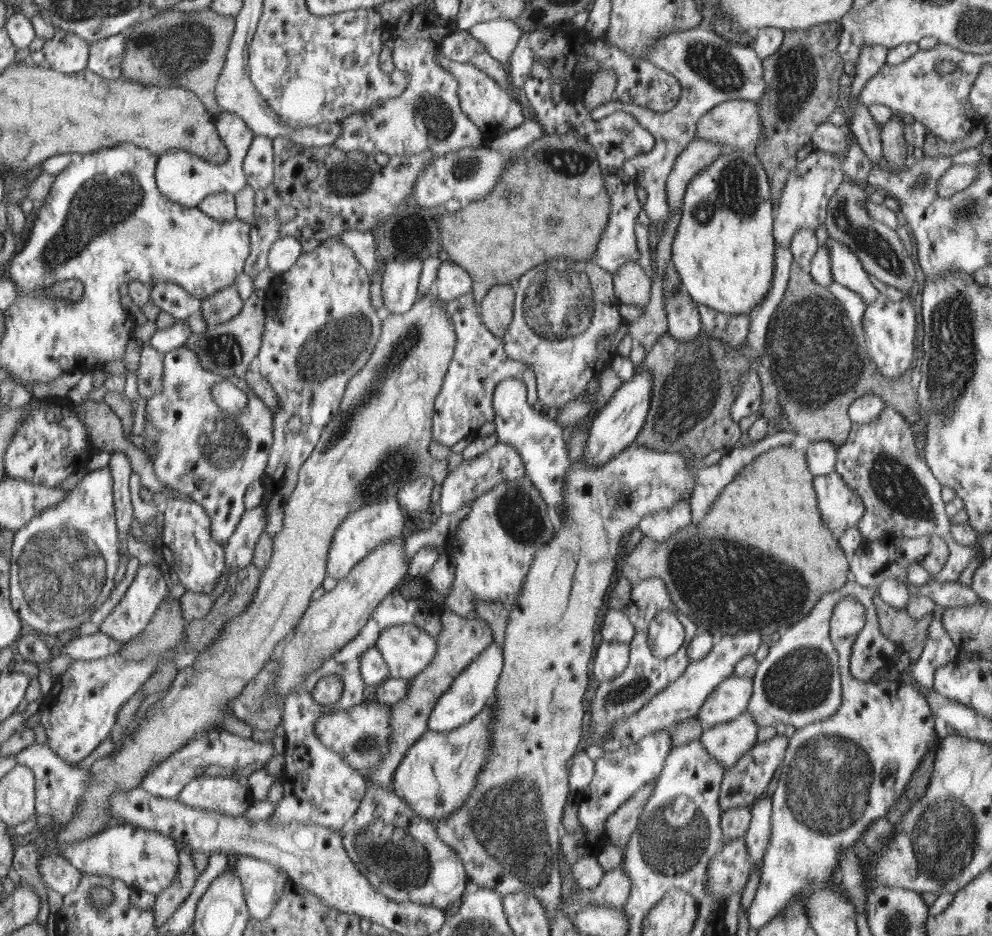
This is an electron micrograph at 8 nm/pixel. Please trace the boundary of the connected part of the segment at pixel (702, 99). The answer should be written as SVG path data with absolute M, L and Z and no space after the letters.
M700 26L662 35L652 45L648 60L679 80L682 90L675 107L659 113L637 104L614 99L592 109L589 114L592 120L600 122L609 114L628 113L654 137L655 144L647 153L628 157L622 166L624 172L638 186L643 218L650 223L664 223L670 214L667 180L675 168L680 152L696 137L696 124L712 108L728 100L750 99L758 104L766 91L767 82L764 80L762 58L752 45L746 47L736 43L730 44L718 34L708 32Z

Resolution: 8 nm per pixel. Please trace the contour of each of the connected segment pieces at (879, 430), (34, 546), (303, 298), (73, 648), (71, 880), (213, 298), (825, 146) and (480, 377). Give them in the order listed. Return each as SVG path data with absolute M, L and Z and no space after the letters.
M886 403L877 420L868 424L853 423L848 438L837 448L835 470L842 475L842 479L864 501L865 514L860 519L858 529L862 538L866 540L888 539L892 543L900 543L910 538L924 536L924 534L936 534L943 538L949 549L949 556L945 566L937 574L929 574L918 562L908 566L908 580L916 586L922 586L934 578L935 581L958 581L964 571L968 558L976 557L976 546L961 546L954 542L950 534L949 518L944 516L945 504L940 494L941 484L936 480L932 470L924 460L920 459L916 440L912 435L910 423L892 405Z
M105 466L86 473L75 488L72 488L66 496L64 503L56 507L47 509L44 513L32 518L28 524L20 528L13 537L13 544L11 548L12 556L11 562L11 604L14 606L16 612L24 622L27 630L36 632L43 632L44 636L60 636L60 632L72 632L72 629L84 628L84 624L92 624L92 616L96 616L96 612L100 612L100 608L104 608L104 600L108 598L110 590L112 590L112 582L114 576L118 572L118 541L119 526L116 524L115 516L115 479L112 476L110 467Z
M336 238L324 239L319 246L312 250L310 254L305 253L299 257L299 260L287 272L280 276L280 286L272 298L272 308L274 308L274 316L272 318L265 318L265 330L262 336L261 347L258 353L258 362L260 363L260 373L270 383L274 392L278 397L279 409L272 412L272 419L275 420L275 442L271 446L270 459L267 461L268 466L263 476L264 491L266 486L266 496L262 498L262 508L267 513L266 528L264 532L270 536L276 535L280 529L284 528L284 512L288 499L292 496L292 491L296 488L296 483L299 482L300 467L303 466L304 461L310 456L316 444L318 444L322 431L325 426L335 418L339 412L340 404L343 402L343 395L346 394L347 384L360 372L366 365L366 360L371 358L372 351L375 350L375 345L378 343L378 338L382 334L382 320L380 315L373 306L371 301L371 277L367 273L367 268L359 261L358 255L354 250L342 245Z
M97 631L92 634L75 637L68 641L62 649L61 655L71 660L94 660L108 655L119 654L126 643L112 640L108 634Z
M60 856L42 858L39 861L38 869L46 889L52 888L64 896L78 888L80 878L84 874L74 867L68 859Z
M235 284L216 292L203 301L200 312L208 325L221 325L234 318L243 308L243 298L239 296Z
M826 122L816 127L811 141L815 149L834 154L838 160L843 161L849 150L850 133L849 126L835 126Z
M466 294L447 302L448 319L454 323L456 344L454 359L443 379L443 388L436 399L435 434L433 440L441 445L459 448L470 439L486 421L494 421L492 397L495 388L505 379L524 381L528 390L527 401L530 406L536 402L535 373L523 363L508 358L503 347L503 339L496 337L483 322L473 294Z

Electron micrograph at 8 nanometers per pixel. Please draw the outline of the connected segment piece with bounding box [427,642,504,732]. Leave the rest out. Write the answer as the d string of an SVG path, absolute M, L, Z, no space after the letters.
M493 642L482 655L474 660L467 668L454 680L451 686L443 695L440 695L439 703L428 720L428 730L434 732L451 732L456 728L463 727L474 716L477 716L482 708L491 700L498 687L499 677L502 675L504 667L503 648L500 644Z

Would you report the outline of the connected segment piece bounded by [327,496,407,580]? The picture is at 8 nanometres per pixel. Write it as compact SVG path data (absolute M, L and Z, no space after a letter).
M393 496L378 499L377 502L360 508L360 511L352 512L335 532L330 555L327 557L328 575L336 578L336 580L346 578L356 564L362 562L382 544L400 538L407 530L406 528L401 506L396 497Z

